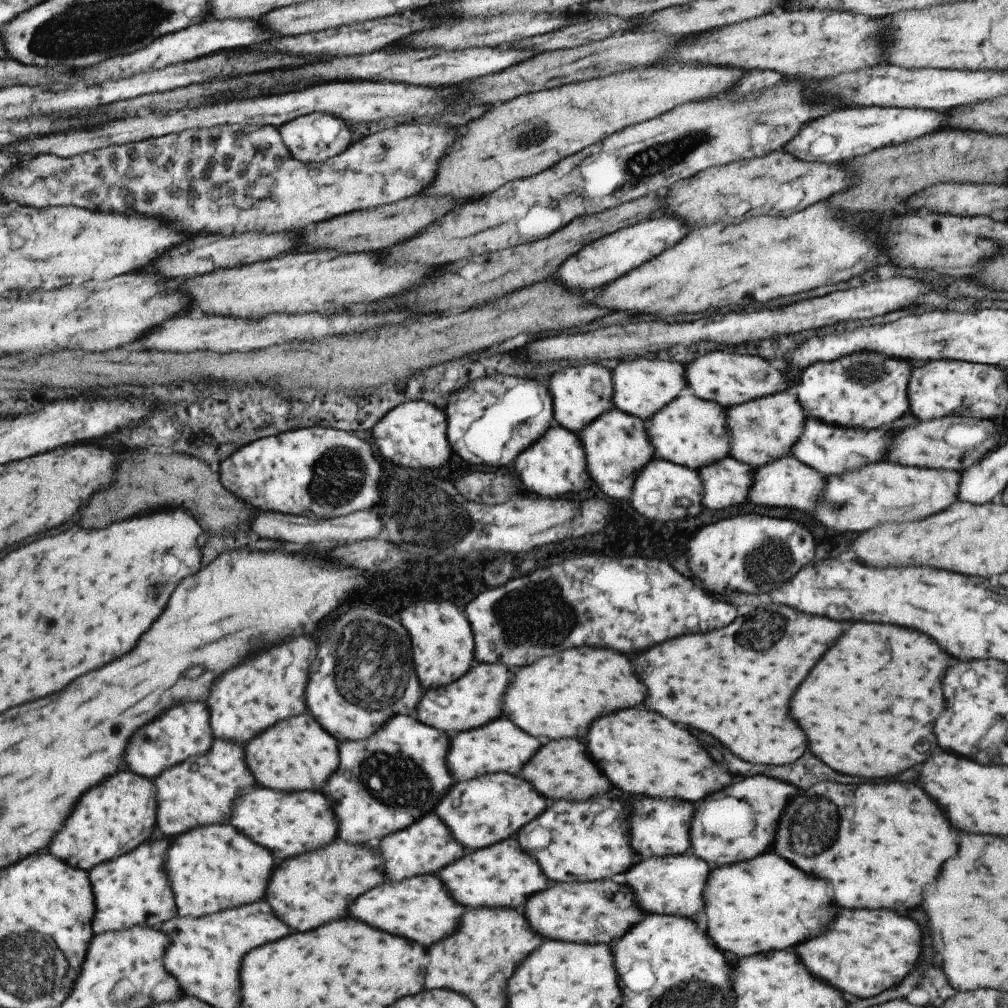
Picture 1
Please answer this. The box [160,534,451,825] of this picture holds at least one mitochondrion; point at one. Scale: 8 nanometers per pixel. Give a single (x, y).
(367, 686)

